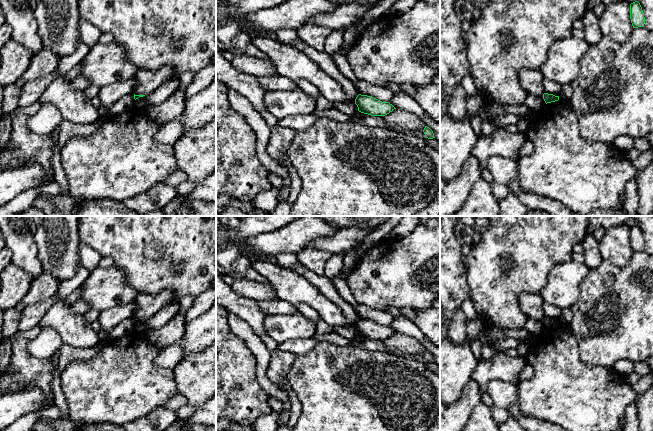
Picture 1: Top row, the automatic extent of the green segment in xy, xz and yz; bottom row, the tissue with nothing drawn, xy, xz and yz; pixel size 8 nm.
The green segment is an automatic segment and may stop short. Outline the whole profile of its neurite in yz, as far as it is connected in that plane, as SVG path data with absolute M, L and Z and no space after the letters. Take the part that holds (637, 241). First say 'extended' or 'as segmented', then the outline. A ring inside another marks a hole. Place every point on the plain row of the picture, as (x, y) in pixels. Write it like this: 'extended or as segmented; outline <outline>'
as segmented; outline M638 225L630 228L630 243L633 252L644 251L645 241L642 231Z

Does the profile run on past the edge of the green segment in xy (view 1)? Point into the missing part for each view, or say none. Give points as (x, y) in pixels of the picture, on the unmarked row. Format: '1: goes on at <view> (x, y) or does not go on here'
1: does not go on here

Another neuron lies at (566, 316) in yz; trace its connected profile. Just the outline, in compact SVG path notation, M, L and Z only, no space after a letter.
M571 308L562 309L559 321L563 324L569 325L572 321L572 309Z

